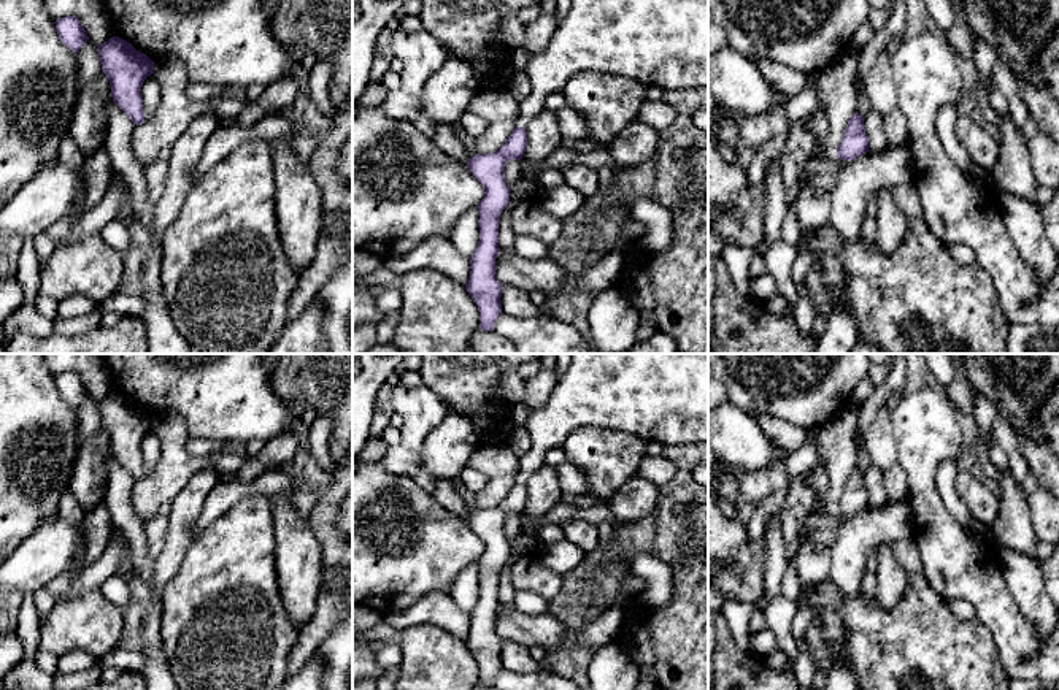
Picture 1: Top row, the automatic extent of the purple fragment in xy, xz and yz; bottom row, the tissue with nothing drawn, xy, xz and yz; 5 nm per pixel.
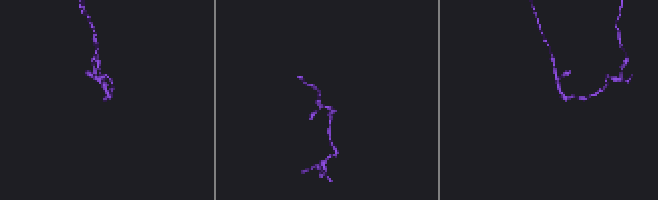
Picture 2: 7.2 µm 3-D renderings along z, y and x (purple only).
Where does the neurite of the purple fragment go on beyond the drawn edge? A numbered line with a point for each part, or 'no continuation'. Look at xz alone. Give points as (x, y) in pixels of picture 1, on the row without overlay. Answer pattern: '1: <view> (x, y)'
1: xz (659, 397)

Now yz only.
1: yz (821, 505)

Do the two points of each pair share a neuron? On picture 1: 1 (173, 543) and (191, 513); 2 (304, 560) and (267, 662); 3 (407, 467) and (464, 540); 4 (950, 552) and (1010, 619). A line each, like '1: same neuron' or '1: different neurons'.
1: same neuron
2: different neurons
3: different neurons
4: same neuron

